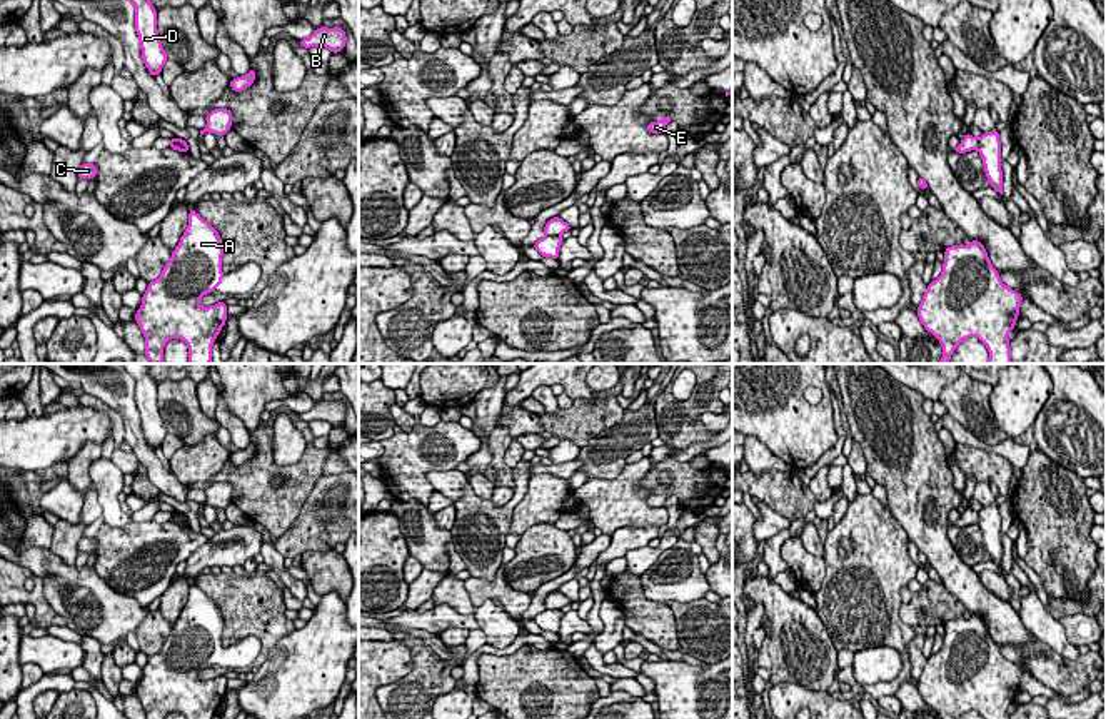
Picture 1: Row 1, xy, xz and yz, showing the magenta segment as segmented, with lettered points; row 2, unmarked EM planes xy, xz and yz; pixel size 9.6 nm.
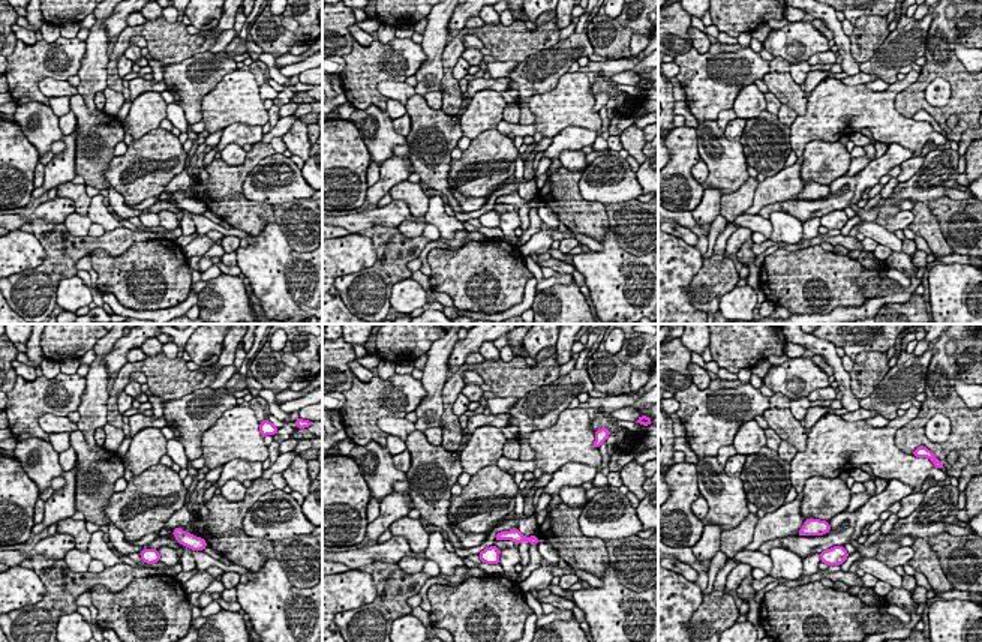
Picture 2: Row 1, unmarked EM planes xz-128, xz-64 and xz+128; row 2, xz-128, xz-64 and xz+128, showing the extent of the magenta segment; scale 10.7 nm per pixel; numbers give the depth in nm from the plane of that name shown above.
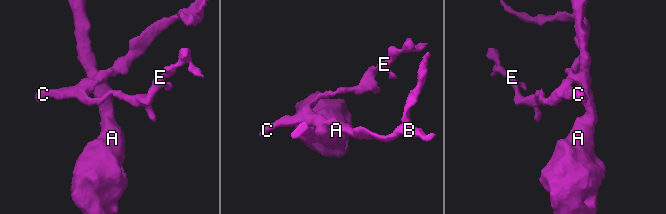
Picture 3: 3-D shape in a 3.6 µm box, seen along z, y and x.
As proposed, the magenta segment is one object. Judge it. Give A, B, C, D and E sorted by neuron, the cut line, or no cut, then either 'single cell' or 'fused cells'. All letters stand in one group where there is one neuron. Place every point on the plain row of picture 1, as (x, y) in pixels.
A D / B C E; cut in xz along (546, 608), (559, 609); fused cells

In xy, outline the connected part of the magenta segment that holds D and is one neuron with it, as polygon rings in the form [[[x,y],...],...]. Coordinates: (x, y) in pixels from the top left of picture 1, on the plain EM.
[[[123,364],[125,370],[135,379],[135,405],[138,409],[142,432],[152,450],[162,445],[167,427],[157,405],[157,384],[148,374],[147,364]]]

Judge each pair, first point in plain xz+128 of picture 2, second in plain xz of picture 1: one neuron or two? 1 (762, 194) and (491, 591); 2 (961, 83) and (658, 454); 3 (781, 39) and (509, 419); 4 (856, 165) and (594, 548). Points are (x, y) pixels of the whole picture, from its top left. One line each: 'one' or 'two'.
1: one
2: two
3: one
4: one

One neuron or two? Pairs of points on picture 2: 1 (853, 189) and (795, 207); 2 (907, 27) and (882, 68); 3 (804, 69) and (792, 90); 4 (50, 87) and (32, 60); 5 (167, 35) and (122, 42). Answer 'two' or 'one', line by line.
1: one
2: one
3: two
4: two
5: one

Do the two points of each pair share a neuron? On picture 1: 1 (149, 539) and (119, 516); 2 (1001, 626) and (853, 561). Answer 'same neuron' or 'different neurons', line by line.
1: different neurons
2: different neurons

